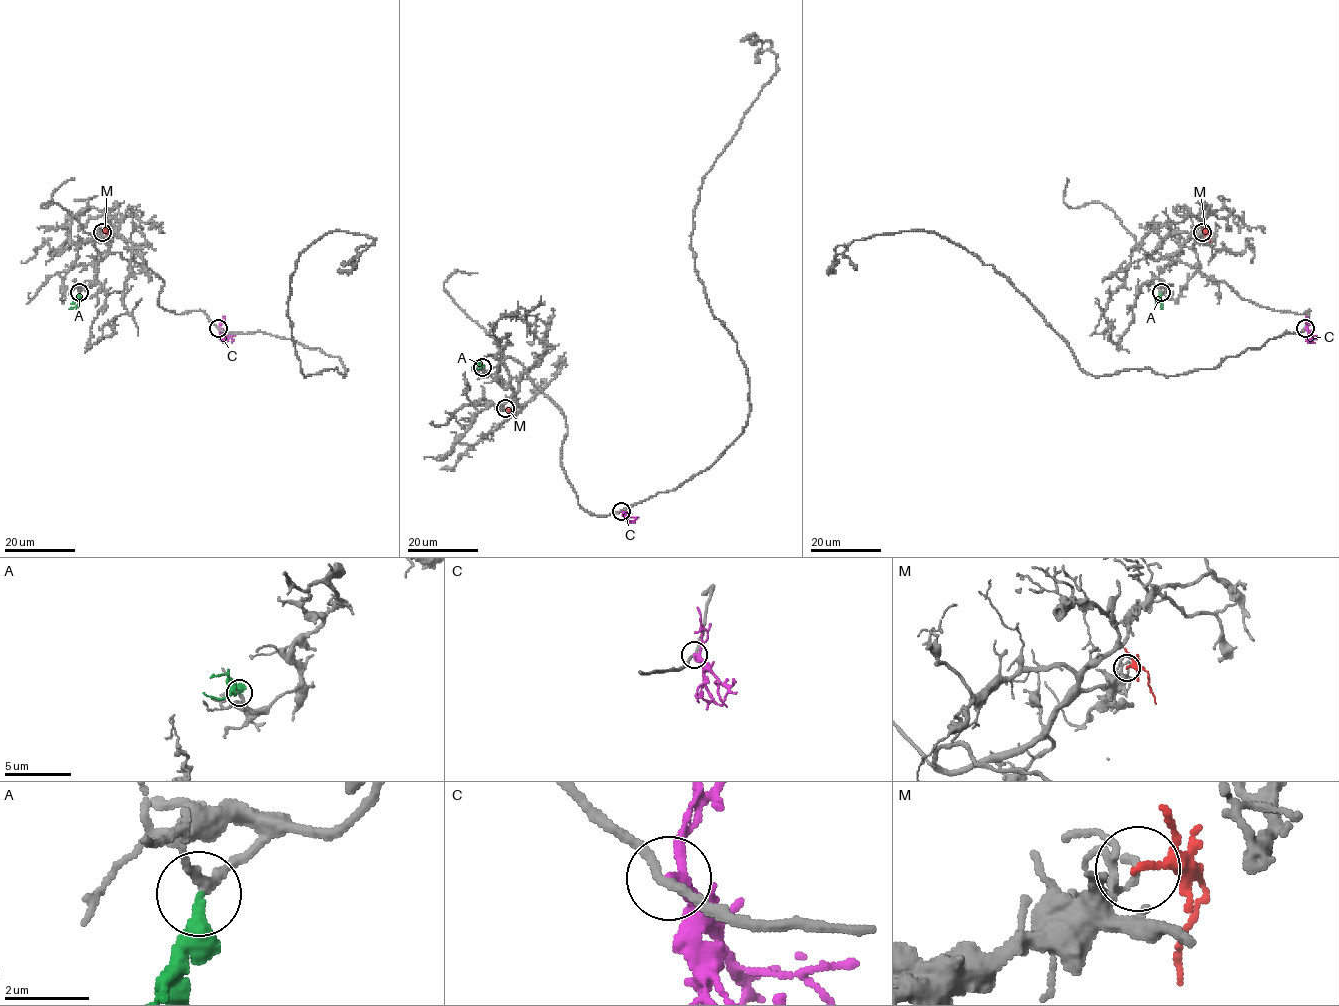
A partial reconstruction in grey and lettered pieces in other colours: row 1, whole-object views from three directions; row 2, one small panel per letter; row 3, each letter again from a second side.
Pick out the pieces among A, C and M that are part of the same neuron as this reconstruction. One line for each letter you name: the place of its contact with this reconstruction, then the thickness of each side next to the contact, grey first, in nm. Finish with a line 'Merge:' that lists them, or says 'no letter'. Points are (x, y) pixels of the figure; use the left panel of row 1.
A: meets grey at (79, 292); 200 nm thick on the grey side, 280 nm on the other
Merge: A

